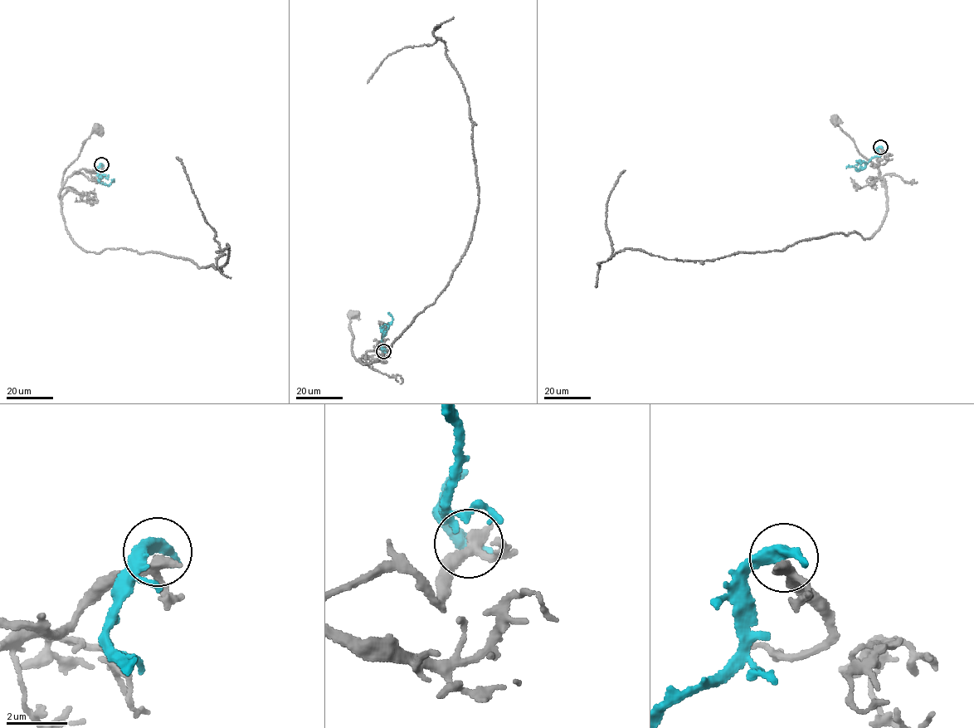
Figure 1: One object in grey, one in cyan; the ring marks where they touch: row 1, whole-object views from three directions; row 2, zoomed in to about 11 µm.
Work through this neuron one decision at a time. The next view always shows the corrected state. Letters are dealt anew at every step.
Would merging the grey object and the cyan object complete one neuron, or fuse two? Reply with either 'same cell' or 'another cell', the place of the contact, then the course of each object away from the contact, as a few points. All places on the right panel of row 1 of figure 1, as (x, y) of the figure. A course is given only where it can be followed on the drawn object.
another cell | (880, 147) | grey via (881, 148), (883, 153), (877, 158), (879, 172), (874, 164), (859, 154), (849, 137), (834, 121) | cyan via (881, 147), (862, 169), (857, 170), (854, 167), (846, 168)

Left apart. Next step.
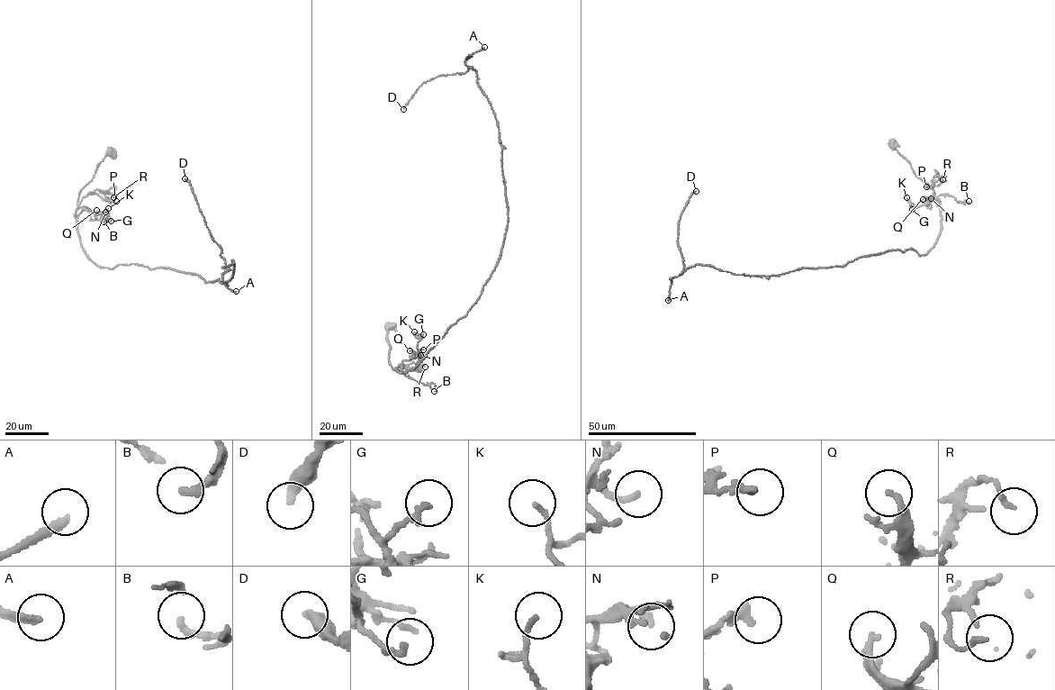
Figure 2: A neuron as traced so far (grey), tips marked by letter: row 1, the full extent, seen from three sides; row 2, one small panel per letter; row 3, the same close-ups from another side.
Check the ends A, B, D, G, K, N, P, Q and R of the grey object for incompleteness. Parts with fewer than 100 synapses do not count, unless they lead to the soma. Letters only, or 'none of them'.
A, D

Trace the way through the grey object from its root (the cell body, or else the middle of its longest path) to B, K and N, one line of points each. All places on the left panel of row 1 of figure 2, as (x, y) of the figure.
B: (109, 152), (94, 177), (81, 189), (77, 201), (78, 207), (87, 207), (96, 220), (103, 222)
K: (109, 152), (100, 162), (94, 177), (80, 190), (76, 215), (76, 217), (85, 208), (105, 219), (108, 208)
N: (109, 152), (100, 162), (94, 177), (80, 190), (76, 215), (76, 217), (85, 208), (96, 213), (105, 212)

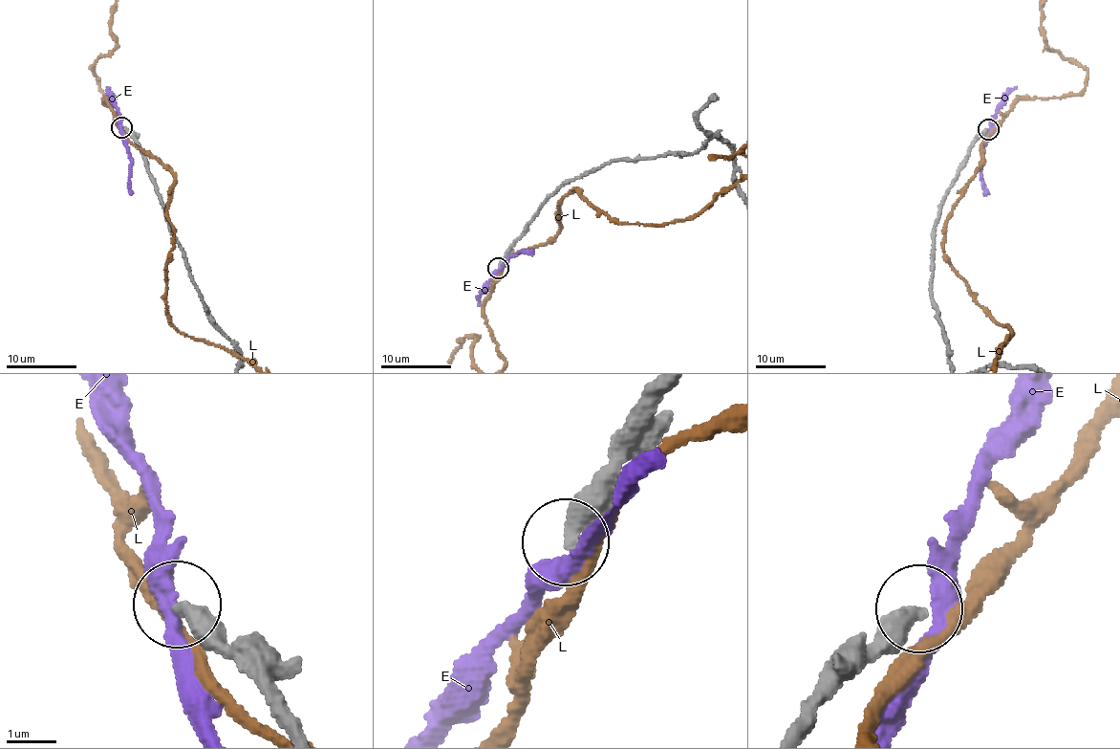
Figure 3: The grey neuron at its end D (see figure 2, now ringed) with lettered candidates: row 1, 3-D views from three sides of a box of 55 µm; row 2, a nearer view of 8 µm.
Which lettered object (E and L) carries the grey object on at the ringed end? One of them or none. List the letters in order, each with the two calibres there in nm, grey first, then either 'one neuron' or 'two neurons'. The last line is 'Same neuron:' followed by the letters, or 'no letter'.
E: 320 nm thick on the grey side, 320 nm on the other; two neurons
L: 550 nm thick on the grey side, 280 nm on the other; two neurons
Same neuron: no letter

